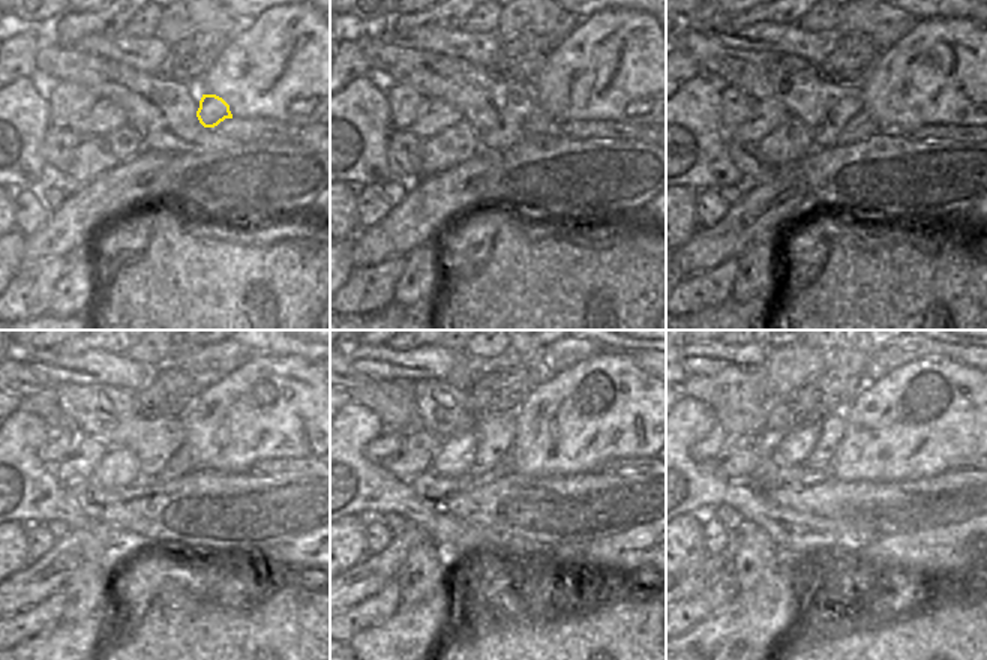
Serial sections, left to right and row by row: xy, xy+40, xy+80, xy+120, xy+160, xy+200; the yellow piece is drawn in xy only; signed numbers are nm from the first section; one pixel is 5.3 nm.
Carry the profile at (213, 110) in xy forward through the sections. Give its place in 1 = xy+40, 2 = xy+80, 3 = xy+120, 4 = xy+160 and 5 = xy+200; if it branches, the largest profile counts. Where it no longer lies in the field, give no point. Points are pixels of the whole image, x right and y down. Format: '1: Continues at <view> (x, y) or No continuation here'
1: Continues at xy+40 (539, 122)
2: Continues at xy+80 (861, 126)
3: Continues at xy+120 (180, 464)
4: Continues at xy+160 (501, 468)
5: Continues at xy+200 (768, 474)

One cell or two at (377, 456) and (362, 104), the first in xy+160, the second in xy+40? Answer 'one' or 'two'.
two

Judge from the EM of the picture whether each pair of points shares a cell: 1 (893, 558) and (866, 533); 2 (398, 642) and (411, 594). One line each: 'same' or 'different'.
1: different
2: different

